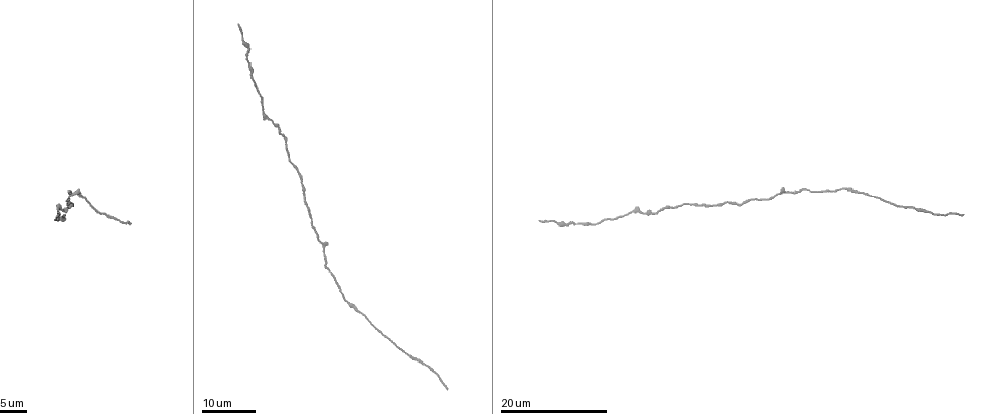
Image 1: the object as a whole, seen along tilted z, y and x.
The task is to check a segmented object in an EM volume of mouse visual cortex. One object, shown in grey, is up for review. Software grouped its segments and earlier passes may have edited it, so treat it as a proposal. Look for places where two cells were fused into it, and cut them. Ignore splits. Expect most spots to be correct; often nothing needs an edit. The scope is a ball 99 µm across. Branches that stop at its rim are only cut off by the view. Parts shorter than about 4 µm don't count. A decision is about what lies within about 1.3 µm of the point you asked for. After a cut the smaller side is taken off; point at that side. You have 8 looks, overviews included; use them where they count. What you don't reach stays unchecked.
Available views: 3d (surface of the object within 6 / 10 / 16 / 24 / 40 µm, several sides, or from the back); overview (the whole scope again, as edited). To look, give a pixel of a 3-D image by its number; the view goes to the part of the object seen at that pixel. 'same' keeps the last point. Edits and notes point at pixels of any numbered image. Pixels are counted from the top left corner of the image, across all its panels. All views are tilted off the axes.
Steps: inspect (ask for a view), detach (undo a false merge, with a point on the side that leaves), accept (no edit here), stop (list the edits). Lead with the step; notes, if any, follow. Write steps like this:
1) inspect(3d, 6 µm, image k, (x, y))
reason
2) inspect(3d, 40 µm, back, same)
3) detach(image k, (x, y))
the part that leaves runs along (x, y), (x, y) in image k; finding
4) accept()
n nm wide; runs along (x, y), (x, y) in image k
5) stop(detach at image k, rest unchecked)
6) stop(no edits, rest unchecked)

inspect(3d, 24 µm, image 1, (252, 75))
calibre changes

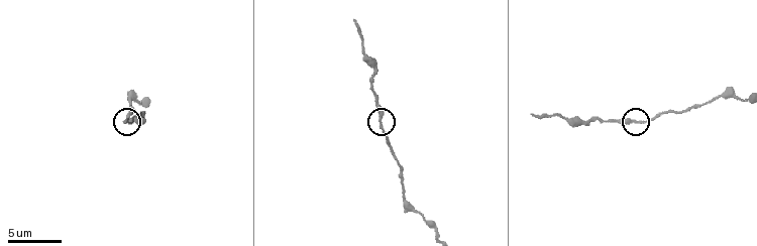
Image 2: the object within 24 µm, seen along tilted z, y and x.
inspect(3d, 10 µm, image 2, (638, 120))

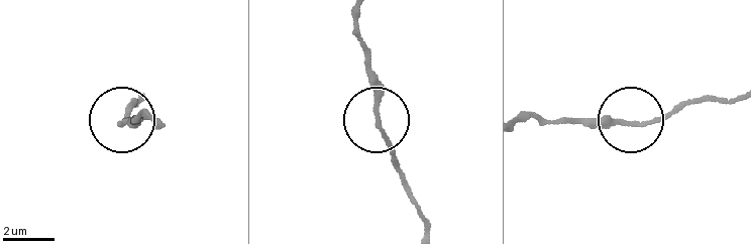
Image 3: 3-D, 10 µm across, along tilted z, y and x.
accept()
runs along (425, 225), (376, 119), (367, 49) in image 3; all the same cell

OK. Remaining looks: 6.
inspect(3d, 16 µm, image 2, (590, 122))
calibre changes

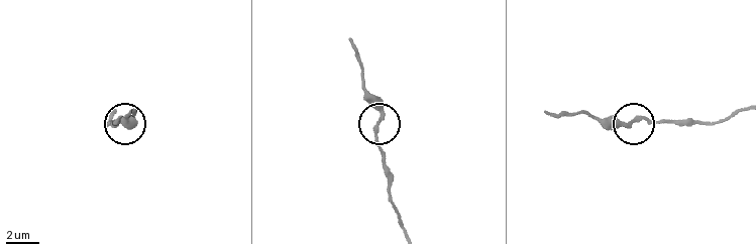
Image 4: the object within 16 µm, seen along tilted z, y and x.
accept()
runs along (743, 110), (719, 121), (639, 118), (609, 124), (590, 116) in image 4; continuous, no second cell

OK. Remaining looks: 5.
inspect(3d, 10 µm, image 2, (128, 101))
thick turns thin

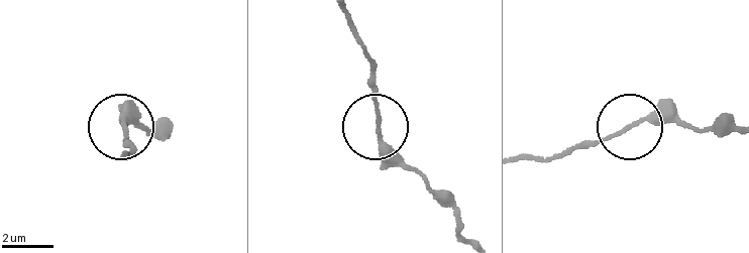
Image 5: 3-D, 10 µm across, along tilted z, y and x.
inspect(3d, 10 µm, back, image 5, (379, 131))

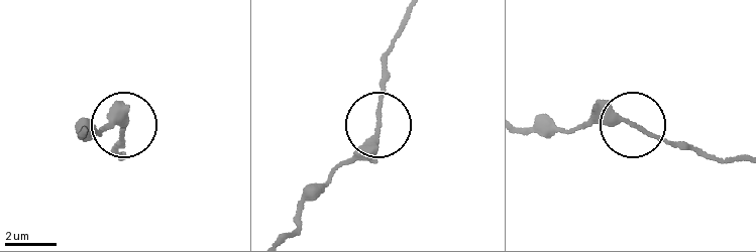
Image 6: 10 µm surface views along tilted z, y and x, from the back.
accept()
runs along (522, 126), (617, 121), (687, 143), (705, 158) in image 6; continuous, no second cell

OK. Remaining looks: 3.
inspect(3d, 24 µm, image 1, (325, 253))
a narrow waist

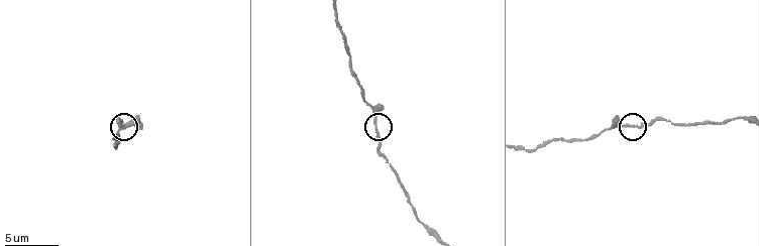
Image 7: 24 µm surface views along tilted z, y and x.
inspect(3d, 10 µm, image 7, (377, 129))

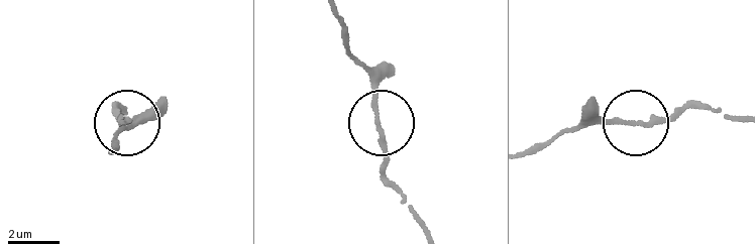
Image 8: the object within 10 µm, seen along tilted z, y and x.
accept()
runs along (525, 154), (566, 130), (598, 122), (648, 122), (692, 109) in image 8; one cell here

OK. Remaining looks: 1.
stop(no edits, rest unchecked)

